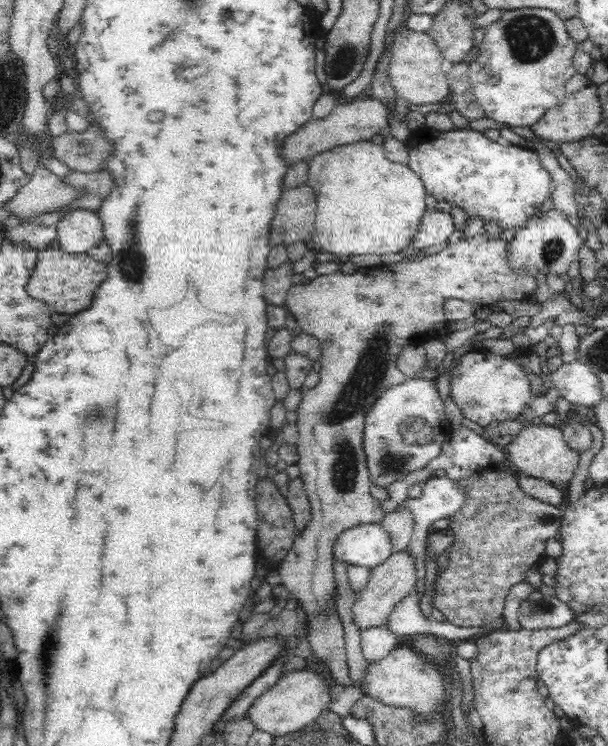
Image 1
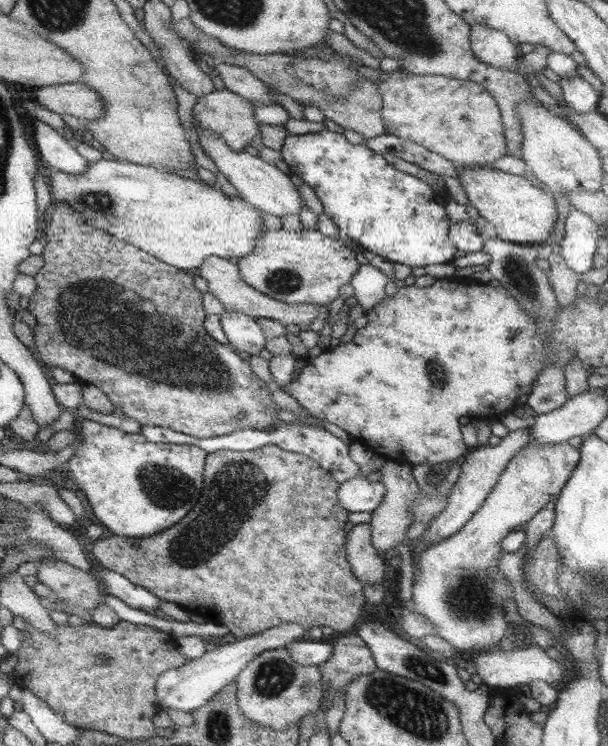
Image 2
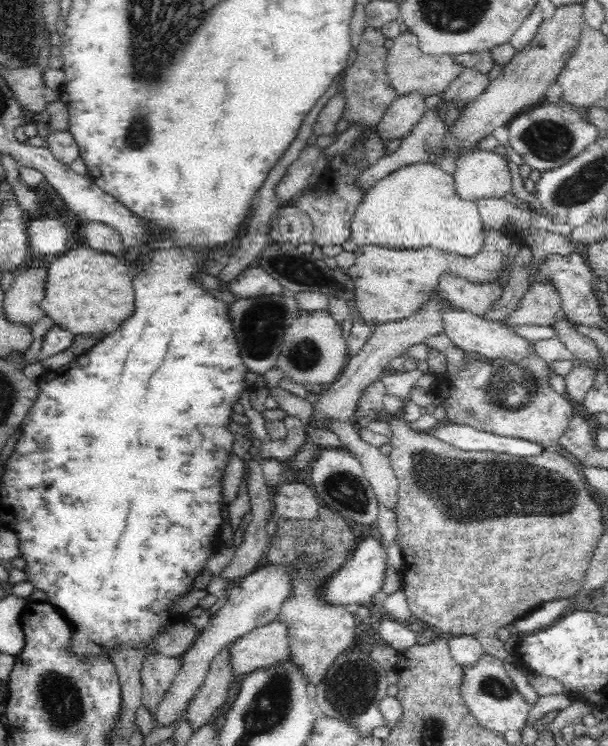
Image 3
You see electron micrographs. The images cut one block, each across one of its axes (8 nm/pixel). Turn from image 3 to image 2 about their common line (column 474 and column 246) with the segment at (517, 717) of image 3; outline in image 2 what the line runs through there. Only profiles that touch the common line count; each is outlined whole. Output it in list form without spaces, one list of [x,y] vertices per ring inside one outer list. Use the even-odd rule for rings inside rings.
[[[285,648],[265,650],[255,656],[233,680],[244,715],[272,730],[292,728],[305,715],[316,713],[323,698],[322,676],[317,665],[304,665]]]

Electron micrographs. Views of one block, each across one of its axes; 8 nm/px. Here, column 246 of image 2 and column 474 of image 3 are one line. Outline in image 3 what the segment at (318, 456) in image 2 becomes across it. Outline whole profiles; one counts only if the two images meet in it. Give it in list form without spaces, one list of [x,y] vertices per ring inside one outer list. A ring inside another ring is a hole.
[[[439,422],[431,434],[463,451],[490,450],[496,454],[510,453],[515,457],[538,456],[542,452],[539,444],[523,438],[496,436],[467,425],[449,422]]]

